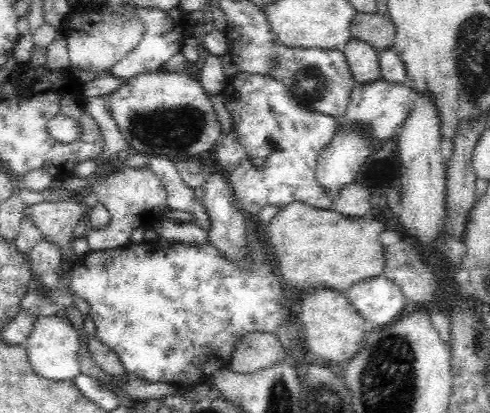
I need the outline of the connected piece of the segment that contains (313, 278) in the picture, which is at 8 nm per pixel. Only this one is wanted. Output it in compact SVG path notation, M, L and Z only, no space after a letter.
M288 204L268 226L268 246L272 246L284 284L290 282L304 292L318 288L344 292L358 282L384 276L386 246L380 242L384 232L382 218L374 218L372 214L350 218L334 210L312 208L310 204Z

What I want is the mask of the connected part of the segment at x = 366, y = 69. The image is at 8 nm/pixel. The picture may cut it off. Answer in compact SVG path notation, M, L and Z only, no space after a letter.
M350 38L342 54L346 56L346 62L350 66L350 72L356 84L368 84L382 76L380 74L380 52L366 40Z

